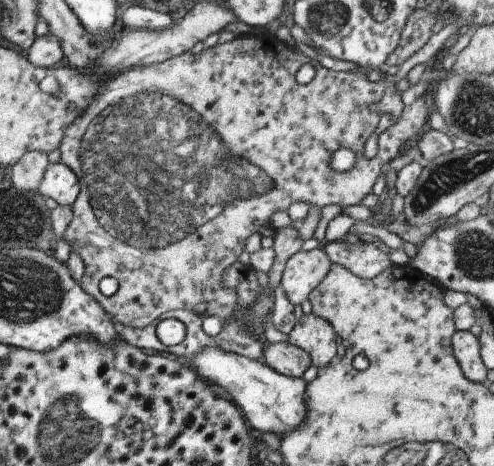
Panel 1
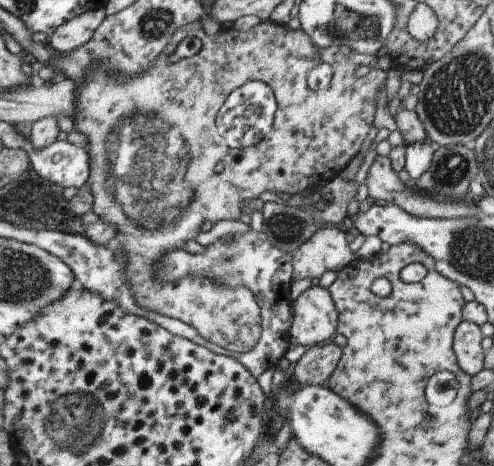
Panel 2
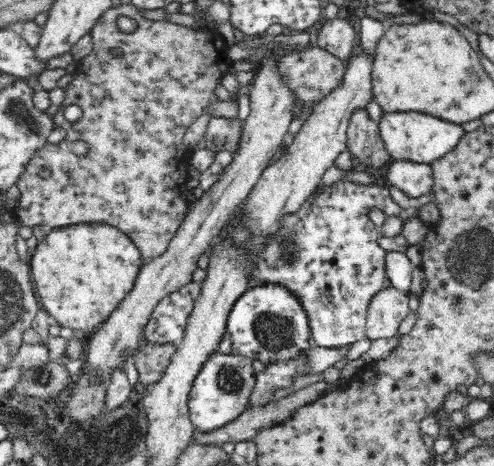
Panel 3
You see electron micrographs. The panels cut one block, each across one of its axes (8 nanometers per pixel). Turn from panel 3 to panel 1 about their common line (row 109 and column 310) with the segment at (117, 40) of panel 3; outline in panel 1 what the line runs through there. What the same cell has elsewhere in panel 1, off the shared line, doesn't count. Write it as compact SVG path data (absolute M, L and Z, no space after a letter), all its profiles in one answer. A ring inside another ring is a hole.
M263 34L263 36L237 36L233 42L203 50L201 54L183 54L177 56L169 62L157 64L157 66L147 66L147 68L137 68L131 70L127 74L121 74L119 78L113 78L109 82L109 86L105 86L105 90L101 90L101 94L97 96L97 102L93 102L91 110L85 112L85 116L79 122L73 122L73 128L67 128L67 136L59 148L61 152L61 162L67 164L75 176L79 178L79 186L83 188L79 192L79 198L73 204L73 220L71 226L67 228L67 232L63 234L63 242L71 248L71 254L81 256L83 264L85 264L85 276L81 280L81 288L91 294L97 304L101 304L101 308L105 308L105 312L109 312L109 316L113 316L113 320L117 324L123 326L131 326L133 330L149 330L149 326L159 320L165 312L171 310L193 310L193 306L197 306L199 302L205 302L209 306L205 316L215 316L219 320L229 320L231 316L237 316L237 292L223 288L223 274L237 264L239 256L245 252L247 240L253 234L259 234L261 228L271 226L273 216L281 214L281 212L289 212L293 204L307 204L307 206L317 206L319 210L323 210L325 206L339 206L341 210L347 210L351 206L361 206L363 198L367 194L371 194L375 182L383 170L385 164L391 164L395 158L403 156L403 152L409 146L415 146L419 142L419 138L423 138L427 134L429 128L429 108L425 98L419 98L417 102L413 102L411 106L405 106L401 112L401 118L397 122L393 122L393 126L389 126L385 132L379 134L379 152L375 158L367 158L365 156L365 144L367 140L377 132L379 122L383 112L381 110L373 110L375 104L381 102L385 92L385 84L377 82L373 84L371 80L365 78L365 74L357 74L357 72L333 72L321 66L321 62L297 54L293 52L289 46L281 44L275 36ZM305 64L315 68L315 78L311 80L311 84L299 84L297 82L297 72L299 68L303 68ZM339 148L355 148L355 152L359 154L359 162L351 172L345 174L337 174L331 170L331 156L339 150ZM103 278L115 278L119 282L119 292L115 296L103 296L103 292L99 290L99 282Z

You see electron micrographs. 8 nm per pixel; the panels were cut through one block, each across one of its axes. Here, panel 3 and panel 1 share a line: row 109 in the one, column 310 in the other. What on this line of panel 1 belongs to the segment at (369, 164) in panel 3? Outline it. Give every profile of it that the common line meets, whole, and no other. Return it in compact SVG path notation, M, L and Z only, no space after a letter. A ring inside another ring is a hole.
M279 342L279 344L267 344L263 362L283 376L301 378L305 370L311 366L311 356L289 342Z

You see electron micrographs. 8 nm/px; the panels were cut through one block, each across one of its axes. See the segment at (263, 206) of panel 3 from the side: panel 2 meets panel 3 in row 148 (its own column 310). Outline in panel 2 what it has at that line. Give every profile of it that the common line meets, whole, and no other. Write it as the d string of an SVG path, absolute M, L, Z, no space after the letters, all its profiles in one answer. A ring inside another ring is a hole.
M311 286L295 302L295 322L291 328L293 346L317 346L329 340L341 326L341 312L331 288Z

